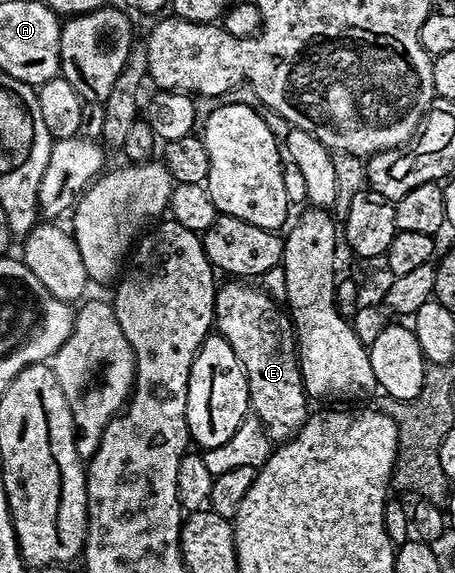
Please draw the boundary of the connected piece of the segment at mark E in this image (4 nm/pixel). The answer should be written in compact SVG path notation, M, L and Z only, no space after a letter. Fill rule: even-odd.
M228 279L228 281L219 286L216 290L216 319L214 322L214 329L219 336L226 339L226 343L230 343L230 347L234 347L234 355L238 355L238 363L242 363L242 367L246 371L246 379L248 380L248 400L250 402L250 409L255 416L260 418L261 423L264 425L265 431L268 433L269 438L273 442L283 443L288 441L300 428L304 425L304 420L306 420L310 415L310 408L308 409L308 404L310 404L310 398L304 391L304 380L300 374L300 359L298 356L298 342L296 339L296 331L292 324L292 318L283 308L280 309L278 306L277 298L271 297L267 291L263 288L257 287L255 289L255 284L245 283L240 279Z

